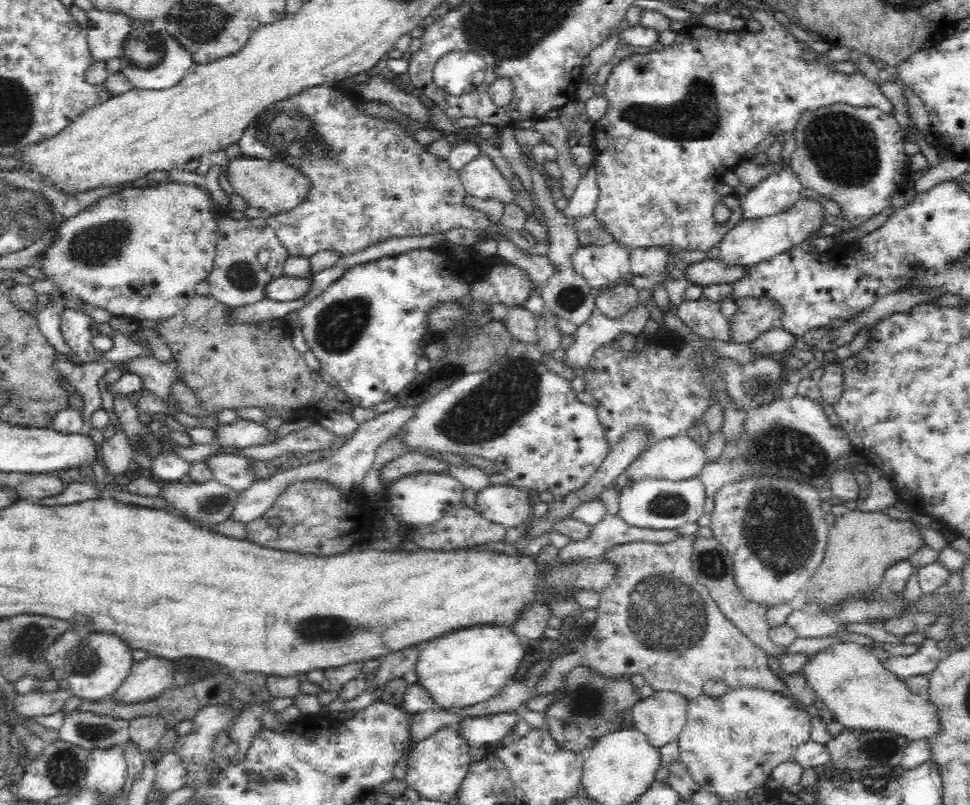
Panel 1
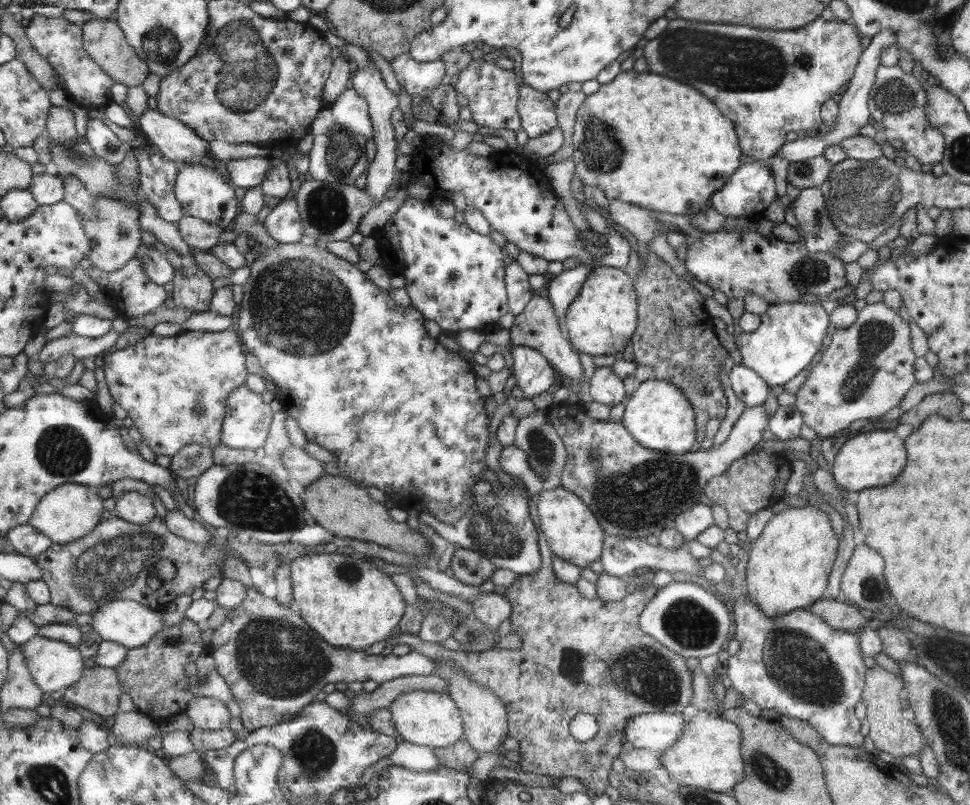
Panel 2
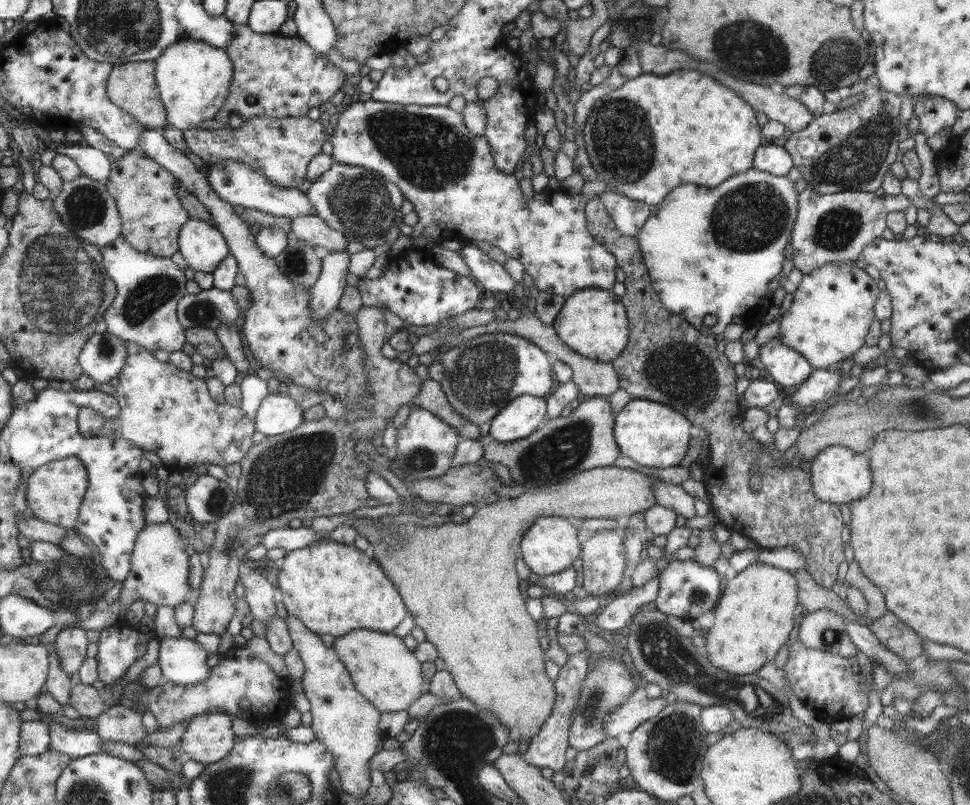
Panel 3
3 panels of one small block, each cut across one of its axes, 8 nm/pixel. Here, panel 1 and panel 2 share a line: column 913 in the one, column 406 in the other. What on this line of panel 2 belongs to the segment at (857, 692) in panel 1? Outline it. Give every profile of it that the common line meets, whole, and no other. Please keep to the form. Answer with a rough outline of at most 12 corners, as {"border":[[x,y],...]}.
{"border":[[409,691],[387,709],[399,738],[436,749],[464,736],[447,692]]}

